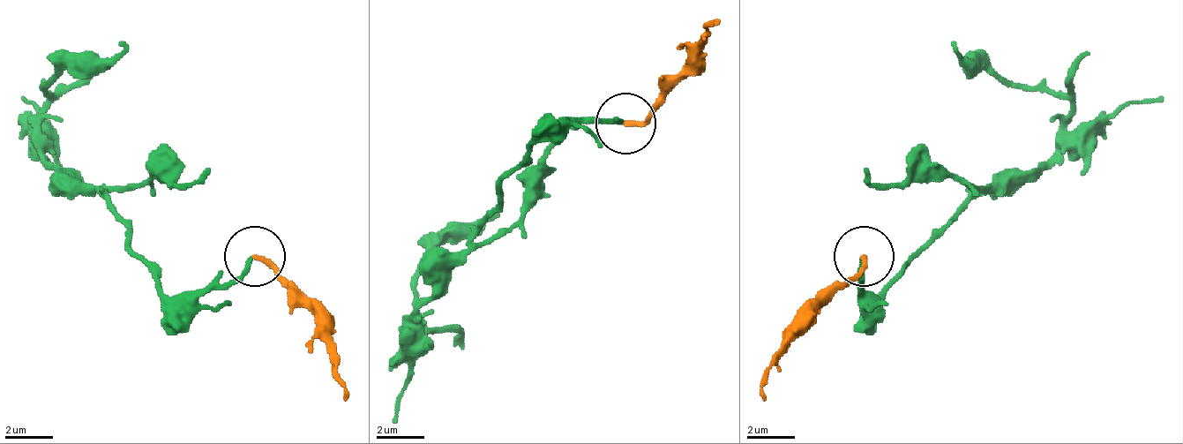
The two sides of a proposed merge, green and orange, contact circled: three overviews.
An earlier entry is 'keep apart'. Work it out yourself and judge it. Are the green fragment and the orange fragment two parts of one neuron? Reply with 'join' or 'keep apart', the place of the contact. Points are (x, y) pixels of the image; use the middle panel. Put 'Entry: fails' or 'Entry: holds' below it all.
join; place (625, 123)
Entry: fails

